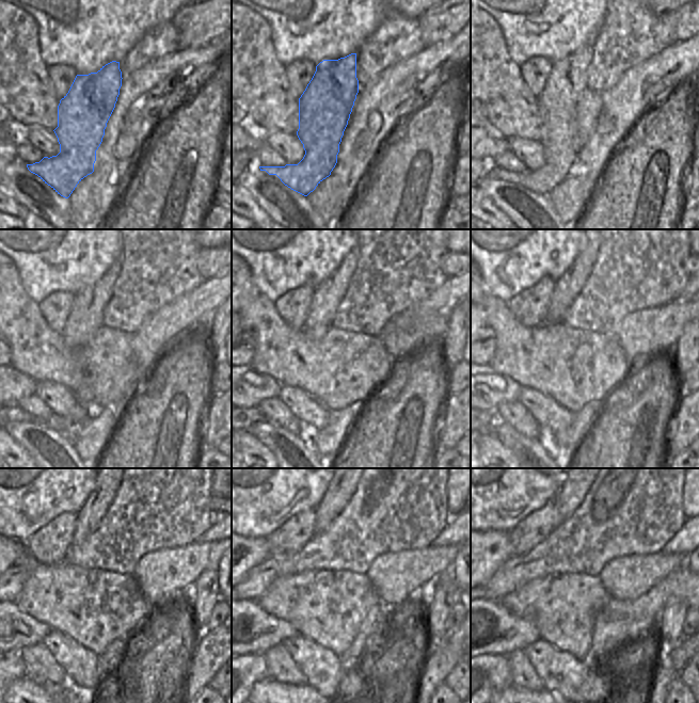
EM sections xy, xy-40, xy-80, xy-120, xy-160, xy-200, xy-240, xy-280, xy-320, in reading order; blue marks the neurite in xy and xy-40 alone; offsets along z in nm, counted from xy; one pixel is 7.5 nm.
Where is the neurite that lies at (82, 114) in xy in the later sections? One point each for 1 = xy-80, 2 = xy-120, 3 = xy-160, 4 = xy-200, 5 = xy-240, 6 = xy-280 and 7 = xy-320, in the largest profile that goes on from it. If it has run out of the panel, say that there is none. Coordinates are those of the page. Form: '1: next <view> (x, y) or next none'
1: next xy-80 (568, 78)
2: next xy-120 (85, 317)
3: next xy-160 (328, 294)
4: next xy-200 (567, 288)
5: next xy-240 (90, 515)
6: next xy-280 (339, 491)
7: next xy-320 (572, 490)

